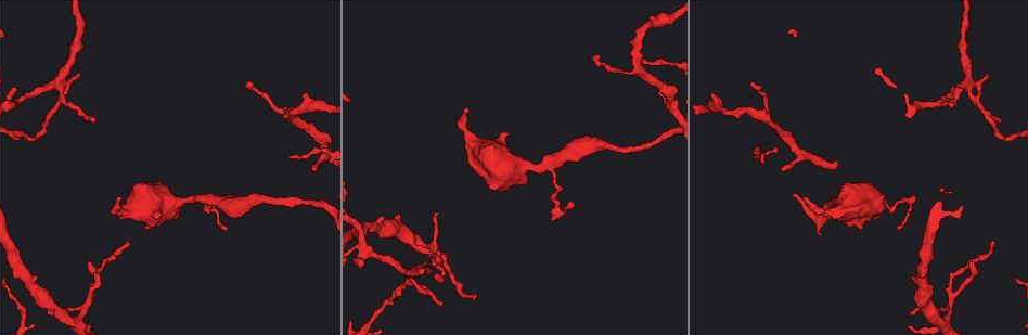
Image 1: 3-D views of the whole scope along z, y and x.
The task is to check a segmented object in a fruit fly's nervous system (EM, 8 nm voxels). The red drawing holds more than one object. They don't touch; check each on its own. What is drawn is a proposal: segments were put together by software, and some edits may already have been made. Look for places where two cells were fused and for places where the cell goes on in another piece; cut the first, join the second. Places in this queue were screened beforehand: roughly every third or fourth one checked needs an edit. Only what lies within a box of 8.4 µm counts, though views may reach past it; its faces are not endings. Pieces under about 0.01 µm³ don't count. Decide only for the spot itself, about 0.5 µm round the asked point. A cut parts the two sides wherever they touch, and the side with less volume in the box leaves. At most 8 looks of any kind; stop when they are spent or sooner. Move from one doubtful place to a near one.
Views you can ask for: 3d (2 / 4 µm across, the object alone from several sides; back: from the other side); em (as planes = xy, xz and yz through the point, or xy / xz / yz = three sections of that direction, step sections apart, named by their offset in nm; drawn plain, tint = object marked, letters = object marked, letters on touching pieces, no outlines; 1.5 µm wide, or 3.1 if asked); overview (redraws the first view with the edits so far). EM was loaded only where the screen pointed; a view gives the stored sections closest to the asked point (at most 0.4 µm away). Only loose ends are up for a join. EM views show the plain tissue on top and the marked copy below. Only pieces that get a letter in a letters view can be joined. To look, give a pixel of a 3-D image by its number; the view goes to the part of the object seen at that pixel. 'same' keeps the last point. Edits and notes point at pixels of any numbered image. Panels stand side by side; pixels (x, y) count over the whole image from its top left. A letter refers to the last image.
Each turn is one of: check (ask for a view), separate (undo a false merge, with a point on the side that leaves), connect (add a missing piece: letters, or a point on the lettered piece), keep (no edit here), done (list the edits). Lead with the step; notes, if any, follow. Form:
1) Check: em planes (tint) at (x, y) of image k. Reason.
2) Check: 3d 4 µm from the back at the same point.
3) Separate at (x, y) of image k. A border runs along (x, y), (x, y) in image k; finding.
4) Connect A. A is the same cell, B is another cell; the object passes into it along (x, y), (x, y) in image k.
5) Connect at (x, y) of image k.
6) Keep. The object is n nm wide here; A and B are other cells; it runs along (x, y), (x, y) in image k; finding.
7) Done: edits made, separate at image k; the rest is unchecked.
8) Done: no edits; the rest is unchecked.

Check: 3d 4 µm at (1002, 120) of image 1. Tapers out.

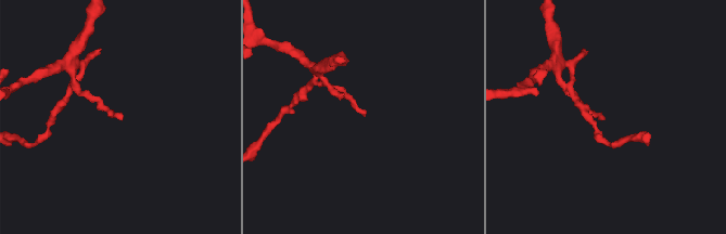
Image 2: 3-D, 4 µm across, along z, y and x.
Check: em xz step 4 (tint) at (120, 116) of image 2. Need the tissue.

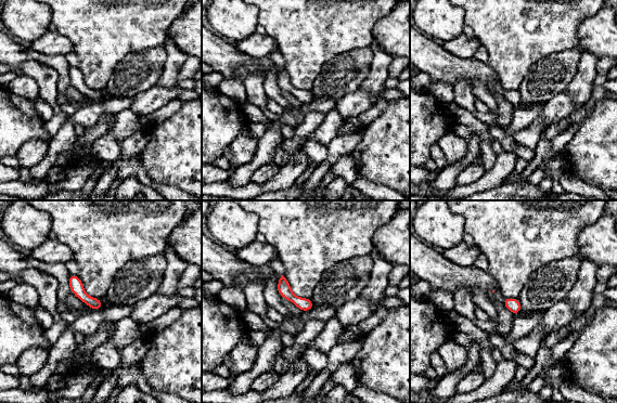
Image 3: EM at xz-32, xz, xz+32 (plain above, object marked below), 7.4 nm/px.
Check: em planes (letters) at the same point. Another direction.

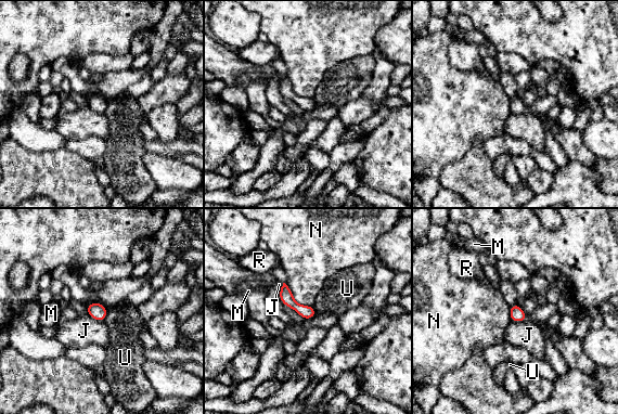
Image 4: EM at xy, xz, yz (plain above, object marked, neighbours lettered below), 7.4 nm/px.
Keep. The object is 110 nm wide here; J, M, N, R and U are other cells; a border runs along (284, 283), (296, 301), (312, 306) in image 4; no lettered piece goes on from it.

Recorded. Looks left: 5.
Check: em planes (tint) at (16, 88) of image 1. Free end.

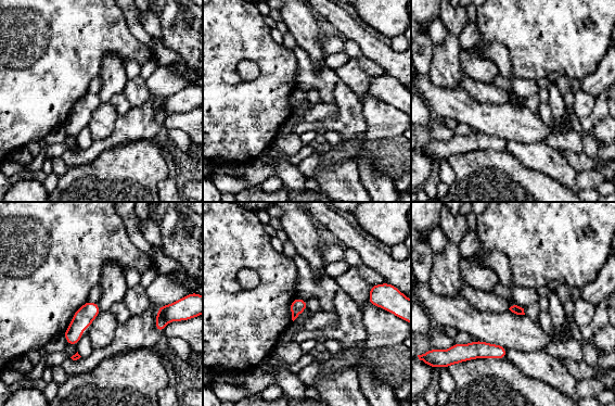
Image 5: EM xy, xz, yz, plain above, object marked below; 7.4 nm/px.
Check: em planes (letters) at the same point.

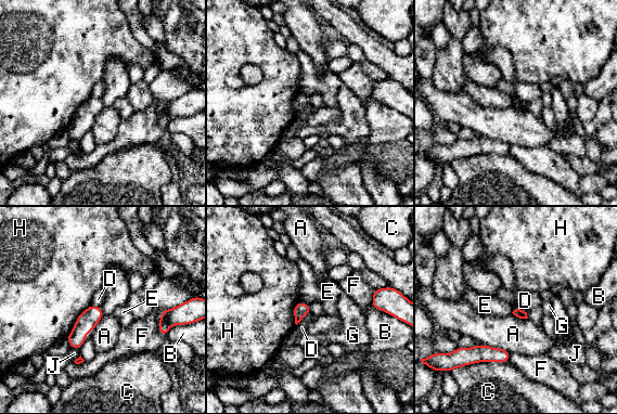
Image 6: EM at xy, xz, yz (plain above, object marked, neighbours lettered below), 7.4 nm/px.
Keep. A, B, C, D, E, F, G, H and J are other cells; a border runs along (310, 311), (296, 325) in image 6; no lettered piece goes on from it.

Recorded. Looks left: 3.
Check: 3d 2 µm at (197, 197) of image 1.

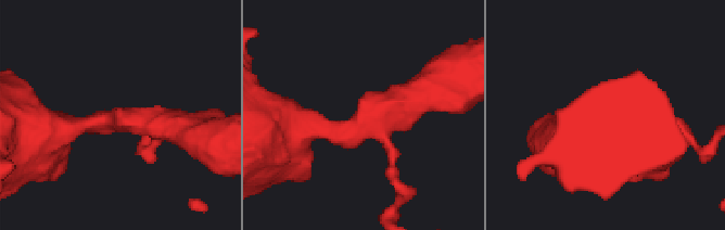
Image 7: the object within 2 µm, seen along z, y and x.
Check: em yz step 8 (tint) at (118, 119) of image 7. Need the tissue.

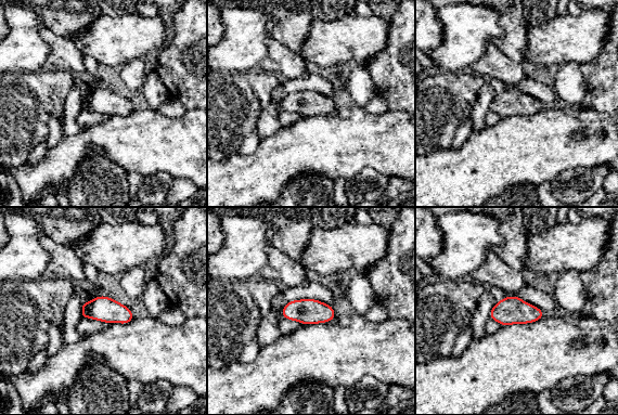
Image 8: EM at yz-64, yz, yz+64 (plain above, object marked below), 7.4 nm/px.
Check: em planes (letters) at the same point. Another direction.

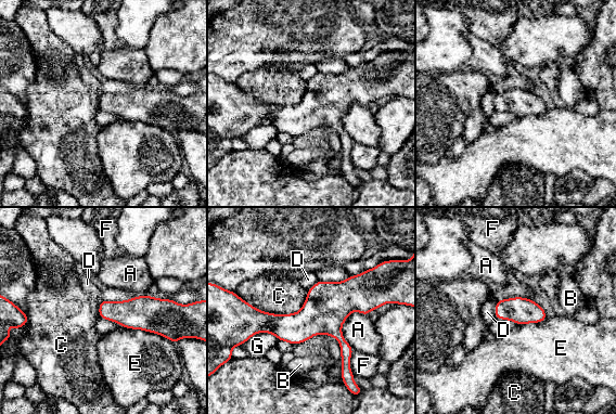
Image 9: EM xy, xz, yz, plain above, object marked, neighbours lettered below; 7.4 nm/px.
Keep. The longest contact is with C, 500 nm; A, B, C, D, E, F and G are other cells; a border runs along (307, 290), (287, 313), (238, 295) in image 9; continuous, no second cell.

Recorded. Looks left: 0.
Done: no edits; the rest is unchecked.

